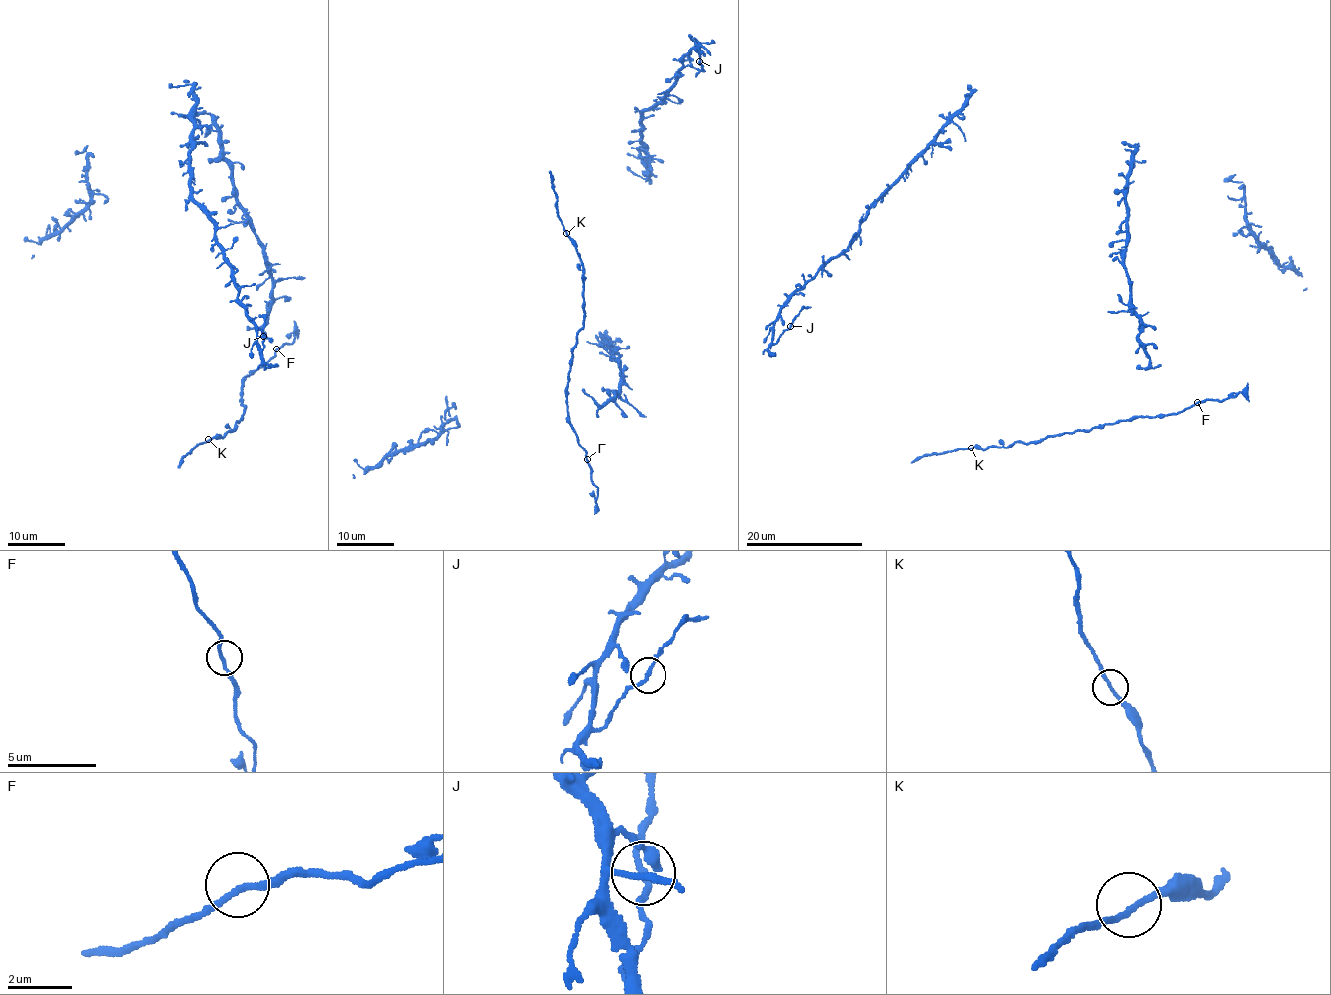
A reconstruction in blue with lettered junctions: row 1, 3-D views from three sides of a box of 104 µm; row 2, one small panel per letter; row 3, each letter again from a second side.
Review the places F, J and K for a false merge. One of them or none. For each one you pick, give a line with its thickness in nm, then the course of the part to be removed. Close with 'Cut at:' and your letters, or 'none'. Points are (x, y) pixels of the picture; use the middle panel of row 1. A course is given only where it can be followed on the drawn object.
J: calibre 180 nm; course (700, 61), (702, 68), (695, 77)
Cut at: J

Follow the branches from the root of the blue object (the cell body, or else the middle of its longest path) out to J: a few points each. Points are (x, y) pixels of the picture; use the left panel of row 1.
J: (227, 263), (239, 290), (238, 297), (255, 327), (260, 356), (263, 337)

